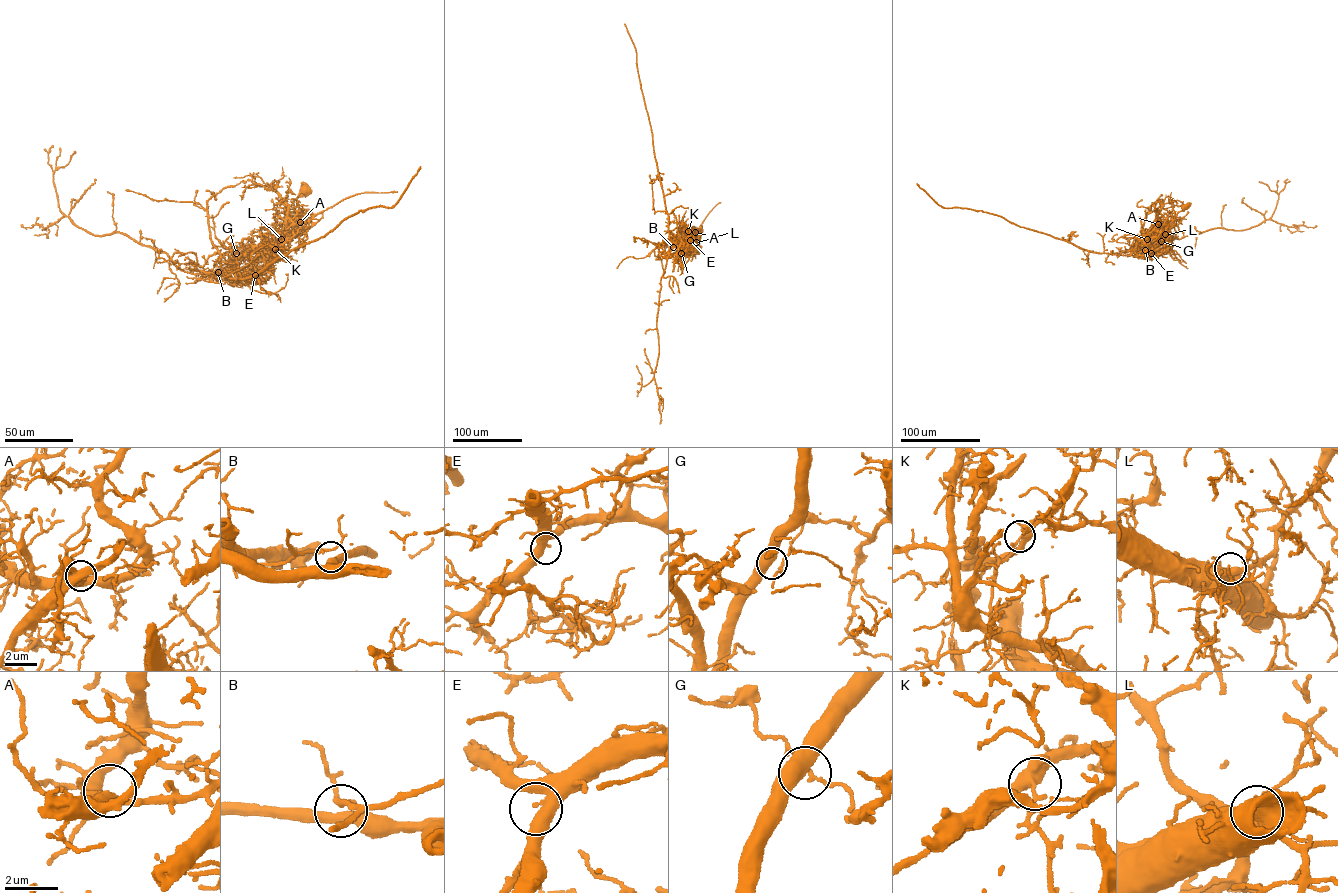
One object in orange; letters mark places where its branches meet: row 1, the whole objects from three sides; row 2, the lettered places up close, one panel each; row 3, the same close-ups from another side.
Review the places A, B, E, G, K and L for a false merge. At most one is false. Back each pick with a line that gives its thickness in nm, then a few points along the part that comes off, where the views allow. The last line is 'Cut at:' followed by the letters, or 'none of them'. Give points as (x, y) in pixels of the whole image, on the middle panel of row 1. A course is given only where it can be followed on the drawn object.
K: 340 nm thick; foreign part runs (689, 231), (699, 230), (707, 215), (721, 202)
Cut at: K

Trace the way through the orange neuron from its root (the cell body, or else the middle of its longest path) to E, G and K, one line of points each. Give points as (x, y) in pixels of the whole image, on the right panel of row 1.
E: (1184, 207), (1176, 215), (1181, 220), (1178, 232), (1155, 244), (1151, 253)
G: (1184, 207), (1176, 215), (1181, 220), (1178, 232), (1170, 238), (1164, 233), (1161, 241)
K: (1184, 207), (1176, 215), (1181, 220), (1178, 232), (1157, 242), (1147, 239)

